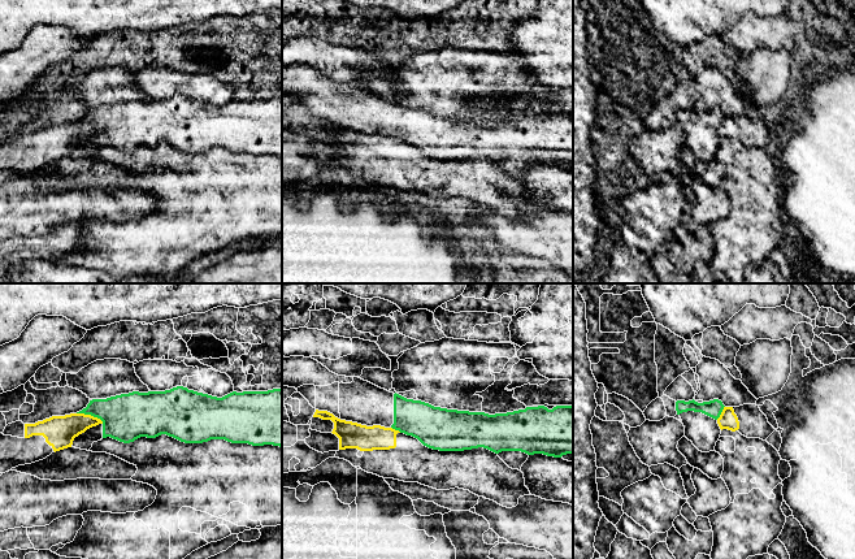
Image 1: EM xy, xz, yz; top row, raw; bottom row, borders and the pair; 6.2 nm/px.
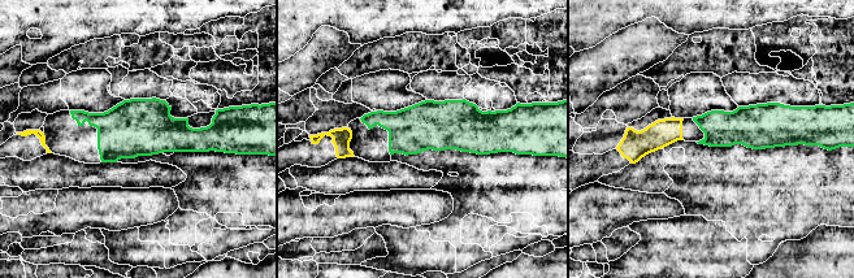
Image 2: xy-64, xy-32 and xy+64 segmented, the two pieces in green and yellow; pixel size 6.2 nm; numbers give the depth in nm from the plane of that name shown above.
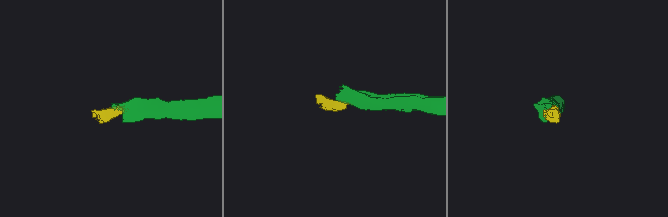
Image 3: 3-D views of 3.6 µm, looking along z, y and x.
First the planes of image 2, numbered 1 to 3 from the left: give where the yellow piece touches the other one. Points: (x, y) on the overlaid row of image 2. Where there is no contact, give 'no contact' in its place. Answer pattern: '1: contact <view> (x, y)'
1: no contact
2: no contact
3: no contact

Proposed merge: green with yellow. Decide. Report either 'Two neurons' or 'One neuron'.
Two neurons

